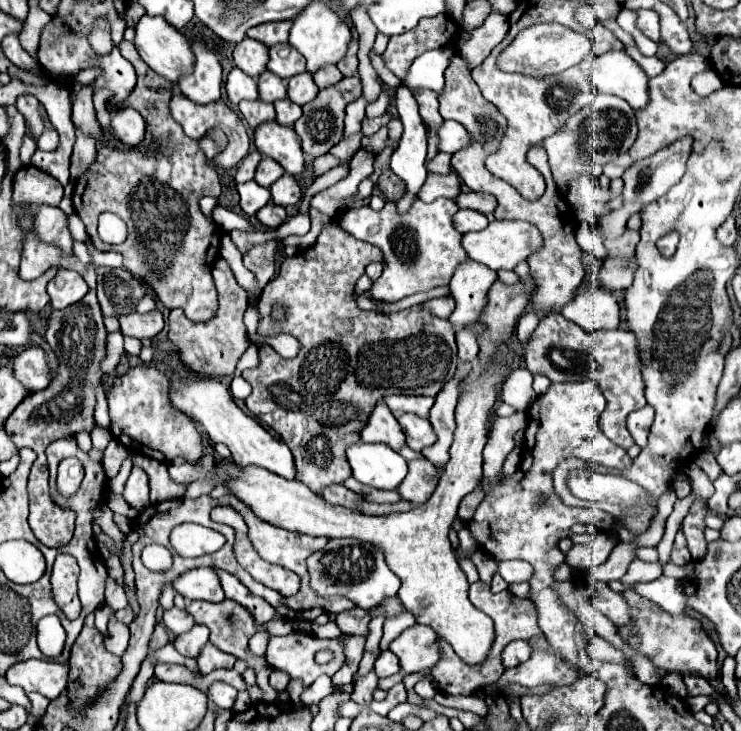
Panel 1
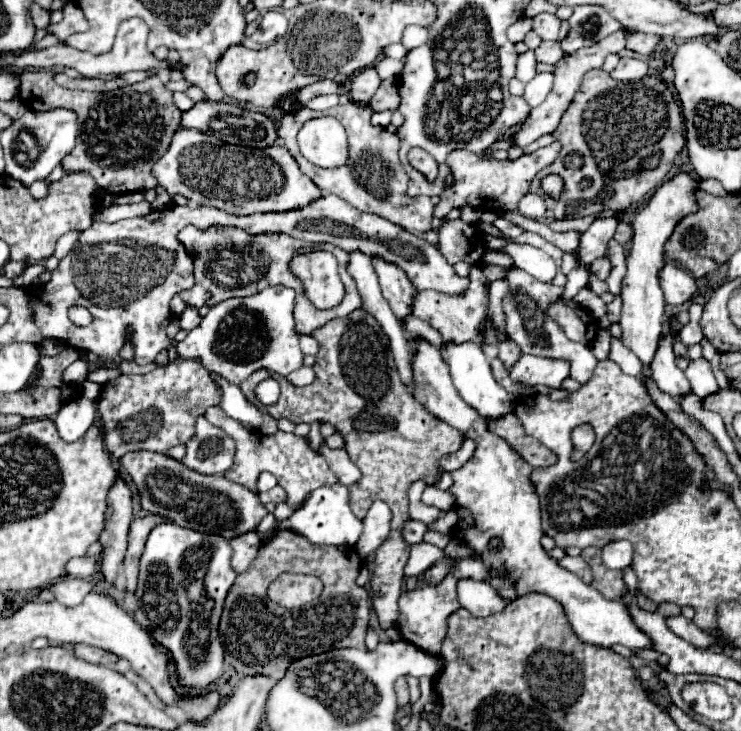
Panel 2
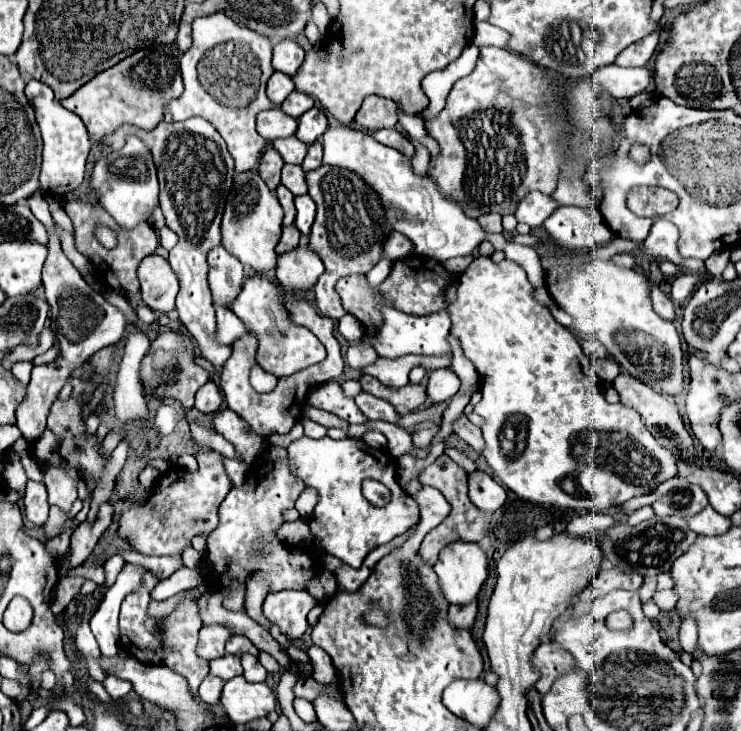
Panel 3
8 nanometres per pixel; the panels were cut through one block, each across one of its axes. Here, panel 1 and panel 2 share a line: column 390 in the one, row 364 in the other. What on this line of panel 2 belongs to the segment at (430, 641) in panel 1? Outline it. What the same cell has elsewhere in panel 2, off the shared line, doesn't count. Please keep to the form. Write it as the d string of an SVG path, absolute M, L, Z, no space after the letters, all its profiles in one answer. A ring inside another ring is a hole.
M678 174L674 176L670 182L666 182L664 186L660 186L656 190L656 194L650 198L650 202L646 204L644 210L640 210L636 216L634 216L634 222L632 222L632 230L634 230L634 236L632 236L632 246L630 246L630 252L628 252L628 258L626 258L626 276L622 280L622 314L620 314L620 326L622 326L622 344L626 348L630 348L638 358L640 362L644 364L642 368L642 382L650 376L650 364L654 360L654 354L658 350L658 342L660 342L660 336L662 336L662 320L666 318L666 300L664 300L664 294L662 294L662 288L660 288L660 282L658 282L658 272L660 268L664 266L664 244L666 240L670 238L674 226L686 216L686 214L692 214L698 210L698 204L696 204L696 190L698 190L698 182L690 176L690 174Z

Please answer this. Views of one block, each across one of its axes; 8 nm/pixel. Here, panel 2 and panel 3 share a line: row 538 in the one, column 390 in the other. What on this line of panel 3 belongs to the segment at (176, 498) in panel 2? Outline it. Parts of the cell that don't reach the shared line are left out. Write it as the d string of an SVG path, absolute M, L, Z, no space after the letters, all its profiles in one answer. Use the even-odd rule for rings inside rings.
M322 164L320 168L306 172L306 182L308 194L316 202L316 220L312 226L308 248L316 252L326 266L324 274L314 286L316 308L324 316L340 320L346 310L342 308L340 294L334 290L336 282L342 276L368 274L382 258L382 246L392 228L388 228L384 212L380 212L380 202L376 200L376 194L360 180L360 176L354 176L354 172Z

